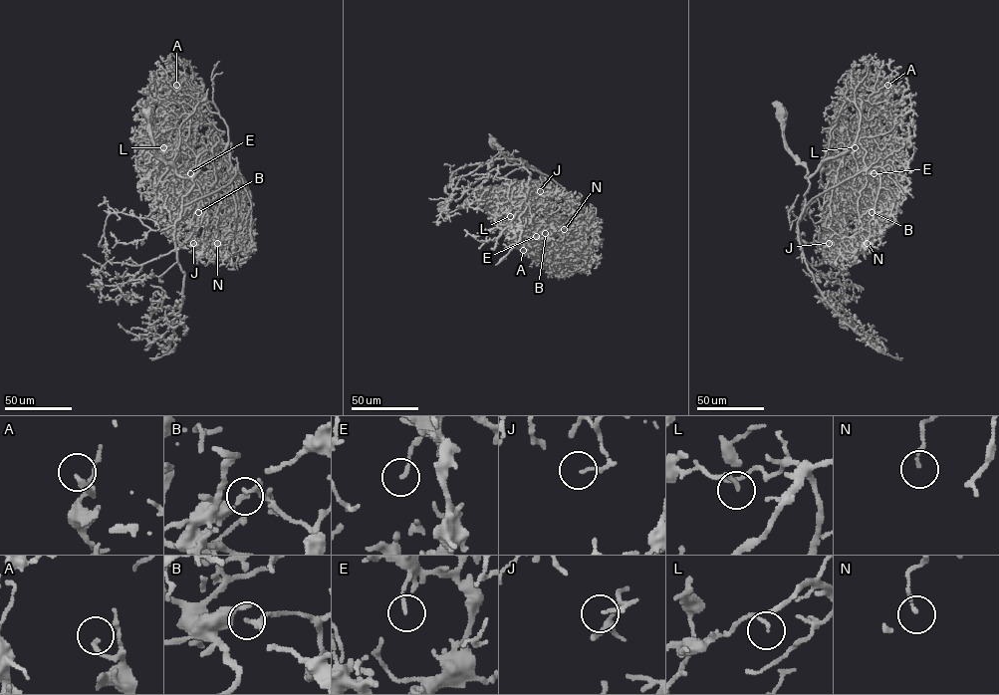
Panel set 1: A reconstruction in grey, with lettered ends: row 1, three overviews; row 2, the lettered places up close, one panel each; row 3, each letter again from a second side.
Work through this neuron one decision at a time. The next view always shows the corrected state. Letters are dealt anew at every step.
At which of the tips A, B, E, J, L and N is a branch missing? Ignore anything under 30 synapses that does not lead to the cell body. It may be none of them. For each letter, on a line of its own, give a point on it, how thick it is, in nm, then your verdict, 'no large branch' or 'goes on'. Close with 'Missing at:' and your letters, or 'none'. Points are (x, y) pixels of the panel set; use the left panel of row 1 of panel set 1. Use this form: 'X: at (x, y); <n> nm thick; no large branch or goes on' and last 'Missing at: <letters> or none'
A: at (176, 85); 190 nm thick; no large branch
B: at (198, 212); 150 nm thick; no large branch
E: at (190, 173); 130 nm thick; no large branch
J: at (193, 243); 140 nm thick; no large branch
L: at (163, 147); 90 nm thick; no large branch
N: at (217, 243); 120 nm thick; no large branch
Missing at: none

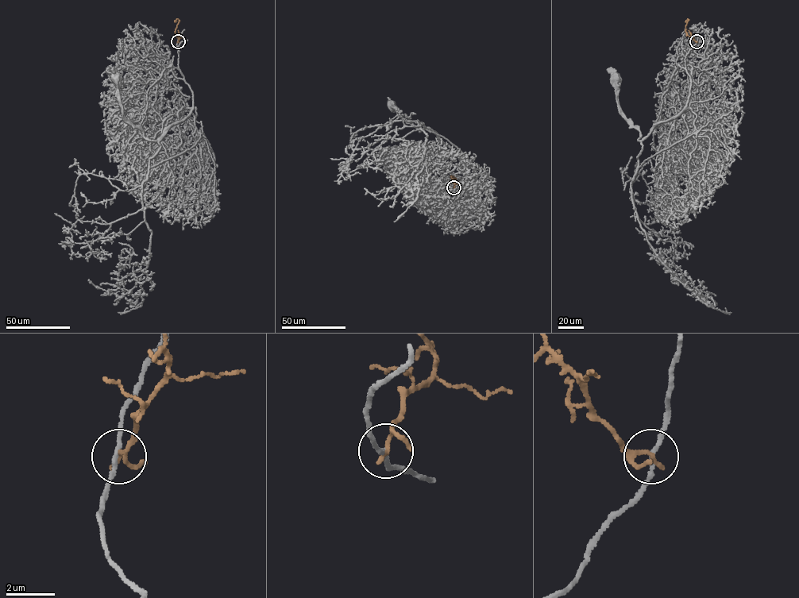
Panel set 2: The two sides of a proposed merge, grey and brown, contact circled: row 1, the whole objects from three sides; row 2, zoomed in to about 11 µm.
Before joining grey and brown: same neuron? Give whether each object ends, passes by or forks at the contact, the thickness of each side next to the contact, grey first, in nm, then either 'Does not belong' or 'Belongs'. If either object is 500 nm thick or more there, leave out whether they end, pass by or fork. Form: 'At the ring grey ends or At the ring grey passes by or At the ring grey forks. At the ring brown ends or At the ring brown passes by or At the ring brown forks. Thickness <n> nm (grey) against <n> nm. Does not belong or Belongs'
At the ring grey passes by. At the ring brown passes by. Thickness 170 nm (grey) against 150 nm. Does not belong

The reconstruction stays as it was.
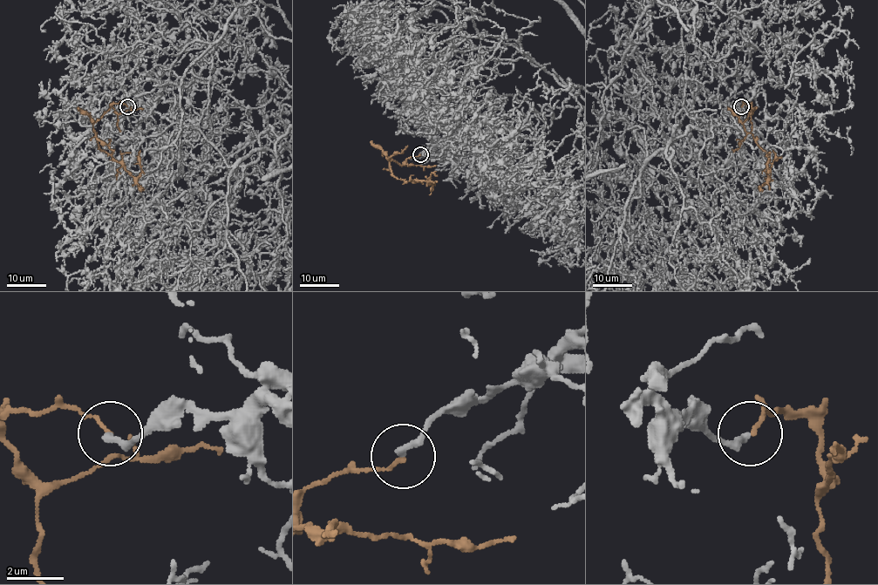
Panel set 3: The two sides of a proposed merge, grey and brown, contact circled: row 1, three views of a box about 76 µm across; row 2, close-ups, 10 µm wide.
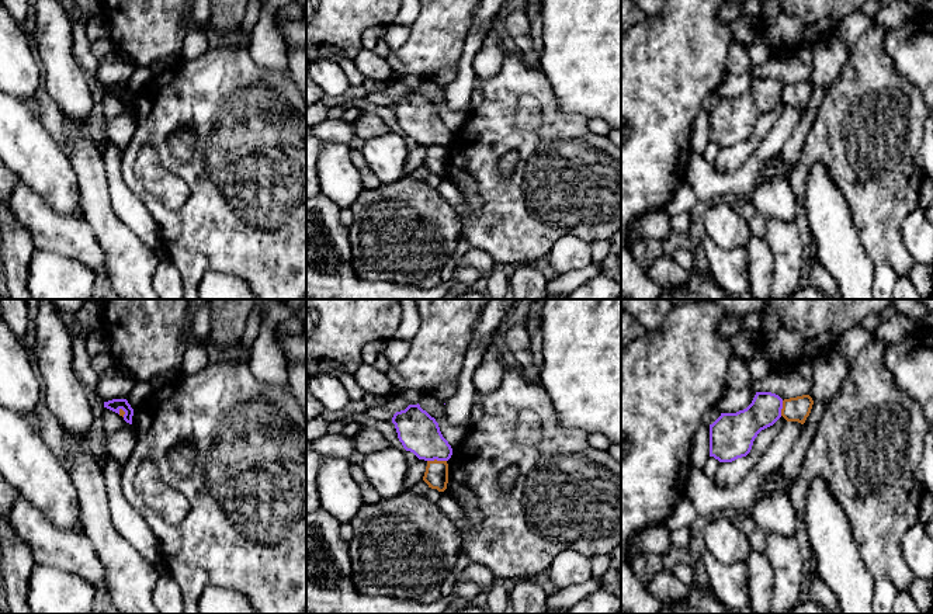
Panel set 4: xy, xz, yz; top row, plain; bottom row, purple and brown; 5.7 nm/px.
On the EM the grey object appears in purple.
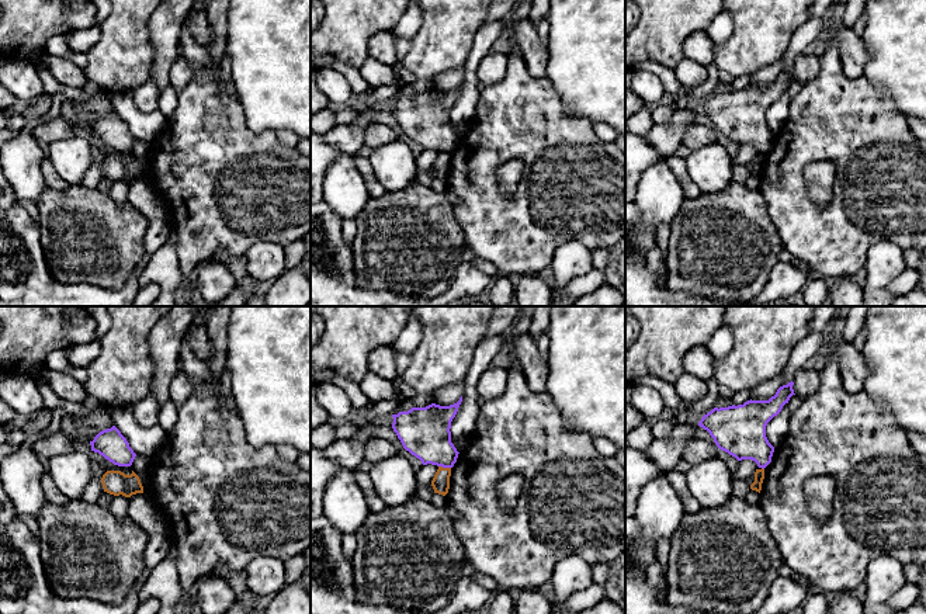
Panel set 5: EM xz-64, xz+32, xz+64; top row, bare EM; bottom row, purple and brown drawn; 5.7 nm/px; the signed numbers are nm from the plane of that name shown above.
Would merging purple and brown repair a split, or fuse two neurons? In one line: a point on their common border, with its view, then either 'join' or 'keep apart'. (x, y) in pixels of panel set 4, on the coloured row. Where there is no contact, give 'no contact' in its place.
contact xz (436, 458); keep apart

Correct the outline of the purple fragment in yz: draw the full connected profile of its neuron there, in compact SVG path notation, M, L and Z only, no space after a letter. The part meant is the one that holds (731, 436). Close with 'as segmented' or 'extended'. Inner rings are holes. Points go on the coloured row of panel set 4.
M756 392L752 403L736 413L721 413L710 424L710 457L732 462L746 457L757 434L781 417L783 399L771 392Z; as segmented

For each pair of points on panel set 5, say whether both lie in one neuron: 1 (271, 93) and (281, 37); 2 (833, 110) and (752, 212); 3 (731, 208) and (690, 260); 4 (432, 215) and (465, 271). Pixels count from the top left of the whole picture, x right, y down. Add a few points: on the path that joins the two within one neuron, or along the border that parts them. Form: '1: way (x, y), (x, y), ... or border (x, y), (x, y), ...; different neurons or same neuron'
1: way (281, 79), (281, 51); same neuron
2: border (758, 190), (767, 204), (767, 215), (776, 228); different neurons
3: way (728, 221), (703, 247); same neuron
4: border (461, 262), (453, 274); different neurons

